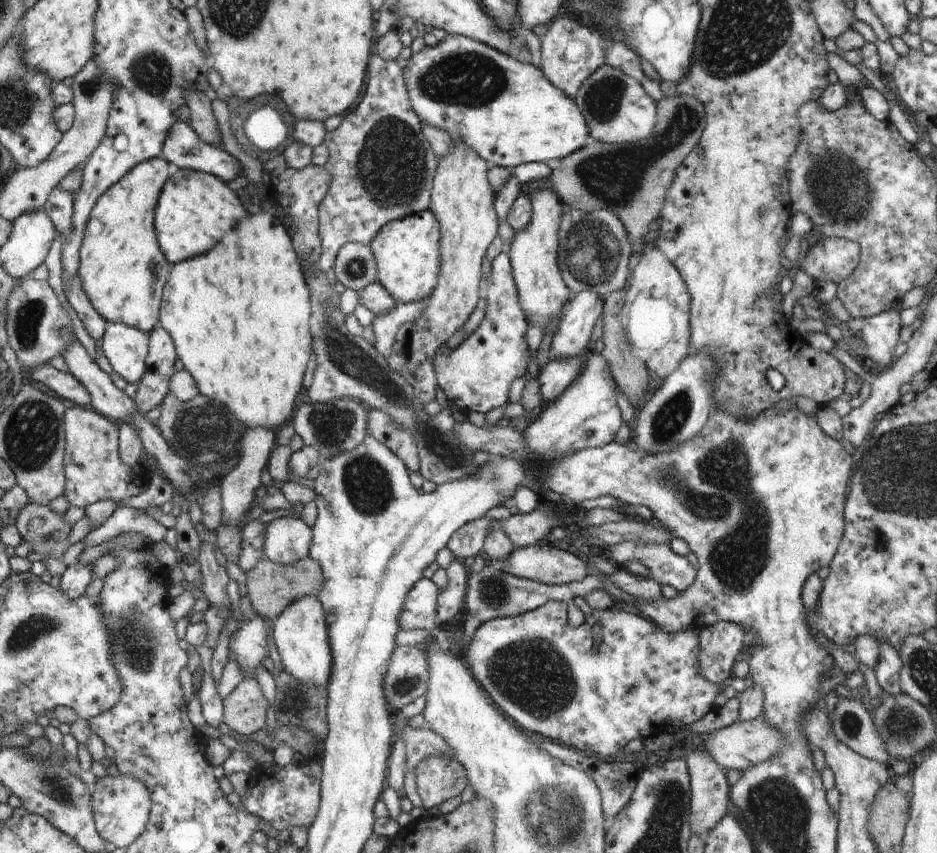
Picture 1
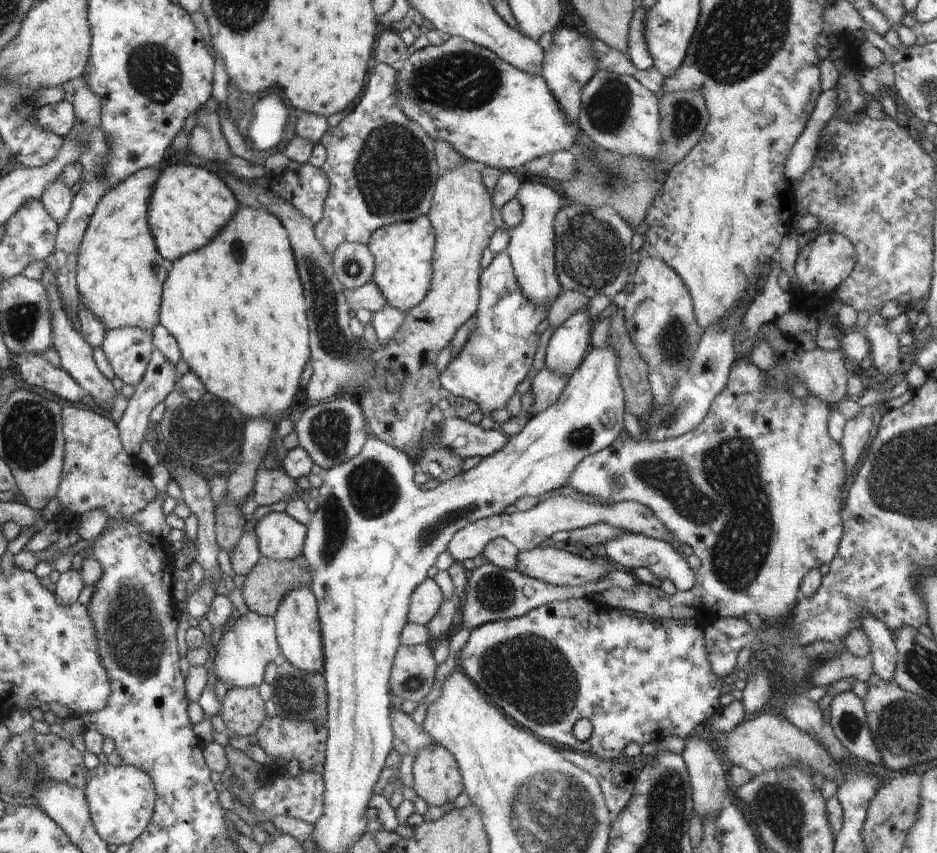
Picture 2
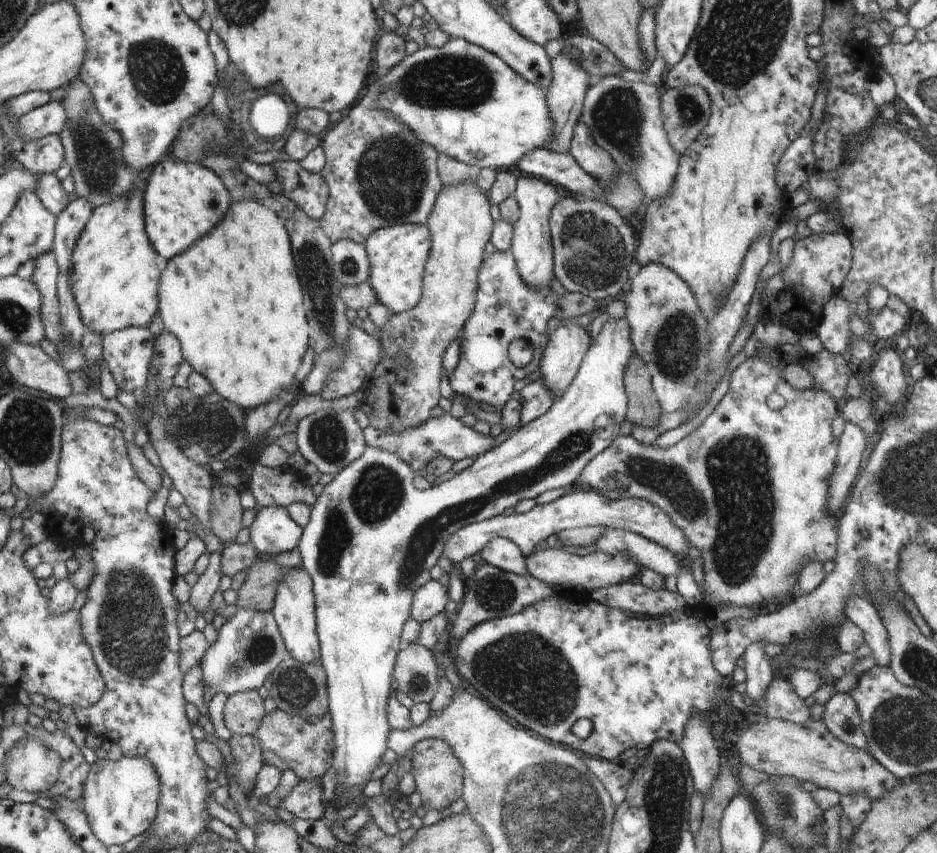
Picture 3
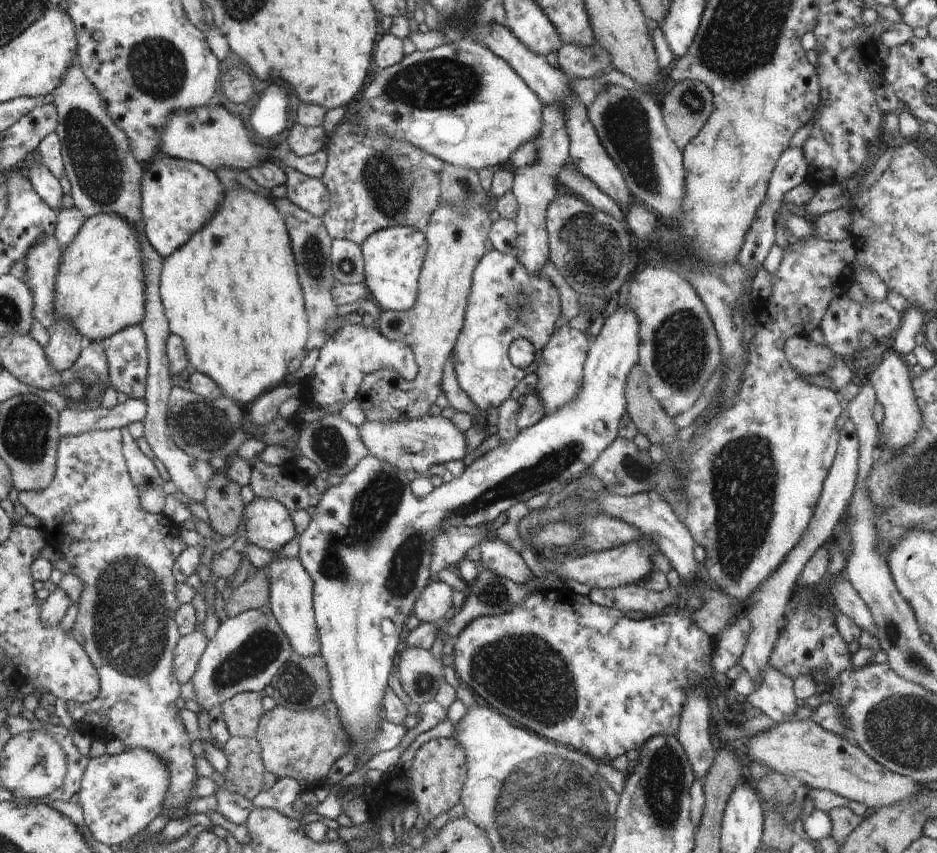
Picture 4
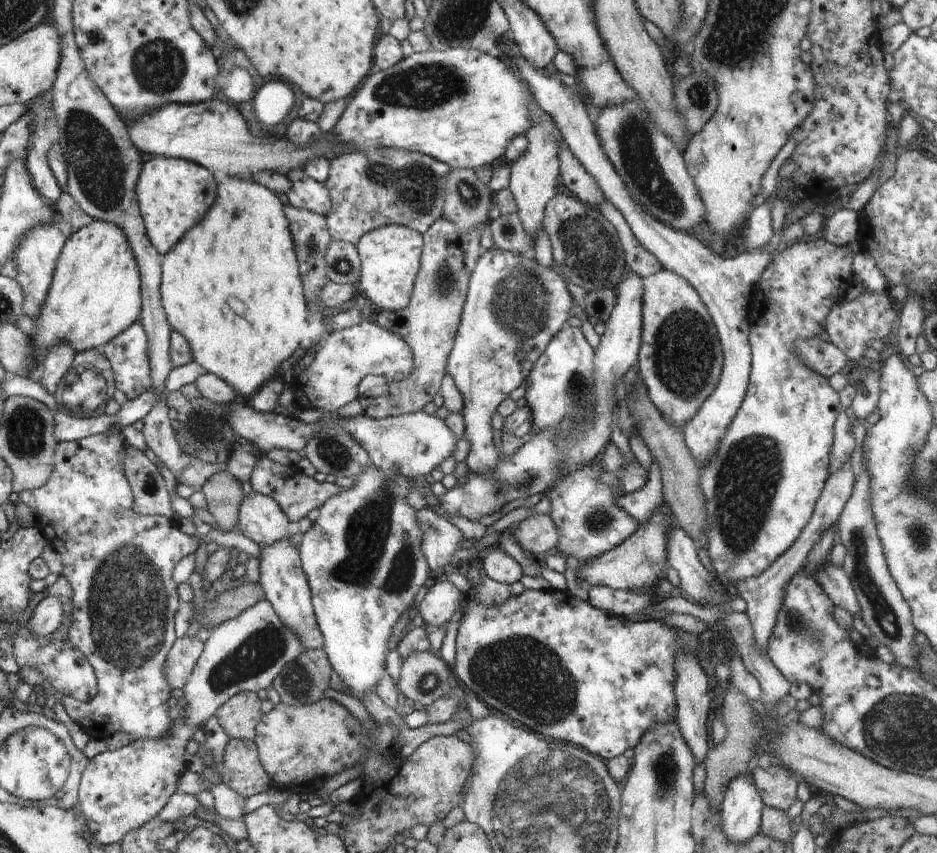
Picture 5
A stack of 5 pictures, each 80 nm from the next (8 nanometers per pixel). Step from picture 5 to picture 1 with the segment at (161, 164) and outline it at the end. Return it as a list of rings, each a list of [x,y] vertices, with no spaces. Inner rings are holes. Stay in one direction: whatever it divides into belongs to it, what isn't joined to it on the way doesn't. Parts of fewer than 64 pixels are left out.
[[[192,170],[168,178],[153,213],[160,251],[167,262],[177,264],[213,248],[225,233],[244,220],[248,212],[226,182],[209,173]]]

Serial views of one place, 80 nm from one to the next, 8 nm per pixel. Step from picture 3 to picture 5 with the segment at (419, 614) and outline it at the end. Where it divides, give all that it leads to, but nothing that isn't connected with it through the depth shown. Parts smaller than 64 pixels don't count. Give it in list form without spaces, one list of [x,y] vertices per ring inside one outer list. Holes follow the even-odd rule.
[[[447,580],[434,582],[433,586],[423,591],[415,612],[424,619],[425,625],[444,626],[451,622],[452,616],[465,596],[452,582]]]

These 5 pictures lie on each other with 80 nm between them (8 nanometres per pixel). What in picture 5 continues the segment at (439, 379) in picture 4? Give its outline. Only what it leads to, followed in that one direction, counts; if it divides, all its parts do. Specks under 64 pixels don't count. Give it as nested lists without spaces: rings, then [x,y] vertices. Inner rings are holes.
[[[440,216],[423,235],[420,270],[414,282],[410,304],[400,311],[375,310],[372,320],[380,328],[394,332],[412,350],[415,370],[406,380],[388,380],[386,376],[364,376],[358,386],[357,400],[364,414],[372,419],[404,416],[420,412],[436,394],[447,373],[447,362],[460,326],[469,281],[484,249],[480,245],[486,223],[470,232],[458,232],[456,226]]]

